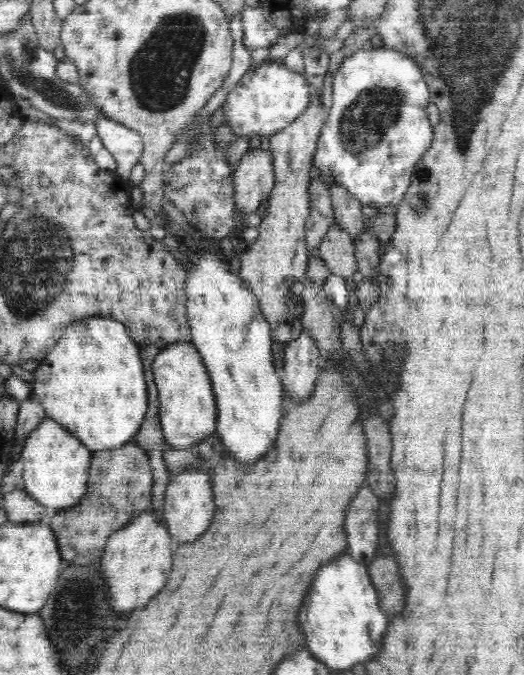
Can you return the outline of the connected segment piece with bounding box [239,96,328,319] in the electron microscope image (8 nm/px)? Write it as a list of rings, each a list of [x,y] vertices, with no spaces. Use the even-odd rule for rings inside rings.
[[[312,98],[312,104],[291,122],[286,128],[269,138],[269,152],[272,153],[275,186],[268,206],[268,216],[264,216],[257,227],[260,234],[258,240],[239,254],[240,278],[247,283],[247,289],[259,299],[263,316],[267,318],[282,318],[274,314],[282,314],[286,308],[282,294],[286,290],[274,290],[284,286],[302,284],[308,270],[310,250],[306,247],[305,229],[308,215],[311,213],[312,196],[310,194],[310,174],[308,168],[313,164],[317,142],[321,136],[328,113],[322,110],[322,104]]]

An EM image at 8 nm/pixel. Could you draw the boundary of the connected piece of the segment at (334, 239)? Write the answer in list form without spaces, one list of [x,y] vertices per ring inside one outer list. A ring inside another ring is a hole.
[[[332,224],[327,236],[316,248],[316,254],[323,259],[331,274],[344,278],[357,271],[357,258],[354,239],[340,229],[341,224]]]

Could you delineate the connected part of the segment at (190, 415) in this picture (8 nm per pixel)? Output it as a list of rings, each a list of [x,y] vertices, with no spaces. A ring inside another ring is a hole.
[[[192,342],[166,345],[154,357],[152,375],[157,386],[160,428],[168,447],[194,449],[215,431],[217,402],[204,361]]]

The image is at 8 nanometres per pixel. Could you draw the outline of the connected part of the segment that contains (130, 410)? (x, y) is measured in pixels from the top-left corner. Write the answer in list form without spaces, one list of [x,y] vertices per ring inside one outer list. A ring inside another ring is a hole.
[[[100,315],[76,319],[65,328],[64,336],[33,372],[32,396],[44,407],[47,418],[71,431],[92,452],[120,448],[134,441],[146,416],[149,401],[139,344],[136,346],[136,342],[132,342],[124,323]]]

